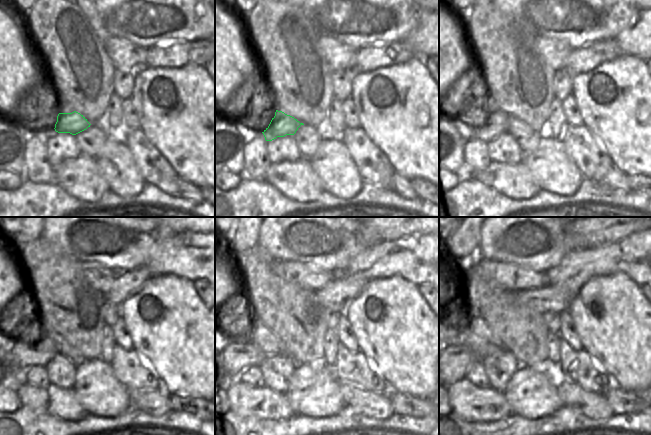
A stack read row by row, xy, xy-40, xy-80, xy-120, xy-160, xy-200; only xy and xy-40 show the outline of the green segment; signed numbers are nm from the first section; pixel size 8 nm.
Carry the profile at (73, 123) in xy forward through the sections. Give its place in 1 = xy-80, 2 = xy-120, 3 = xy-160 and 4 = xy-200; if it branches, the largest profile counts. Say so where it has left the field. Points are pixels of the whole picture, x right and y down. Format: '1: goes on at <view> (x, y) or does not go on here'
1: goes on at xy-80 (497, 122)
2: goes on at xy-120 (25, 354)
3: goes on at xy-160 (239, 354)
4: goes on at xy-200 (459, 358)

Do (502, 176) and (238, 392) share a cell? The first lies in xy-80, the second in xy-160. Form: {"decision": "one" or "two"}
{"decision": "one"}

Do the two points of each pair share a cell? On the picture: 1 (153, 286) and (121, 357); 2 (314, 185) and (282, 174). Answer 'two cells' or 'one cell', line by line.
1: two cells
2: one cell

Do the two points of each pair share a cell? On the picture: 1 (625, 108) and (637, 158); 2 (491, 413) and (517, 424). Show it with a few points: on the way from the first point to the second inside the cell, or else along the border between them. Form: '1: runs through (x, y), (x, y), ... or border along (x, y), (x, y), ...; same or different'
1: runs through (636, 120), (637, 146); same
2: border along (511, 413), (495, 420), (480, 421); different

